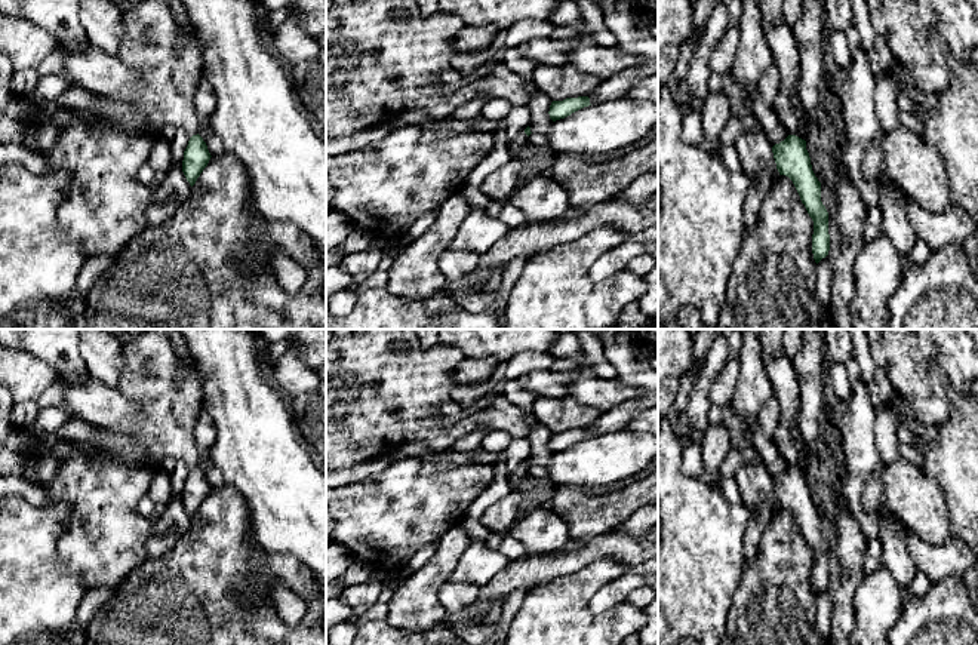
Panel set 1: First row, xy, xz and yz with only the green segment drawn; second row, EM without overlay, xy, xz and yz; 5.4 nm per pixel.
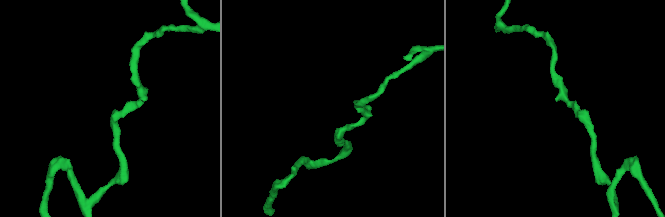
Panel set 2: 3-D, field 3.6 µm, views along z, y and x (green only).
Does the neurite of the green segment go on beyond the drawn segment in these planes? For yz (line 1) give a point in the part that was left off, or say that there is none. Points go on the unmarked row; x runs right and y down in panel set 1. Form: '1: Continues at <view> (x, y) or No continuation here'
1: No continuation here

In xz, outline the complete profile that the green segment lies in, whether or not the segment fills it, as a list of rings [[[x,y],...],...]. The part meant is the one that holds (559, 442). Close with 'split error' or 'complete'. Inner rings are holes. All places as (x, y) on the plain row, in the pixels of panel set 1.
[[[588,429],[566,430],[563,433],[553,433],[548,446],[556,454],[588,437],[591,437]]]; complete

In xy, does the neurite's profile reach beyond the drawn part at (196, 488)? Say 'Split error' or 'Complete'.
Complete

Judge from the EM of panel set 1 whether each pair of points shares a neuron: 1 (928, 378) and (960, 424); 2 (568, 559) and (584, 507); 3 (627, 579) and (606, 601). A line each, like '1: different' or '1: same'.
1: different
2: different
3: same

